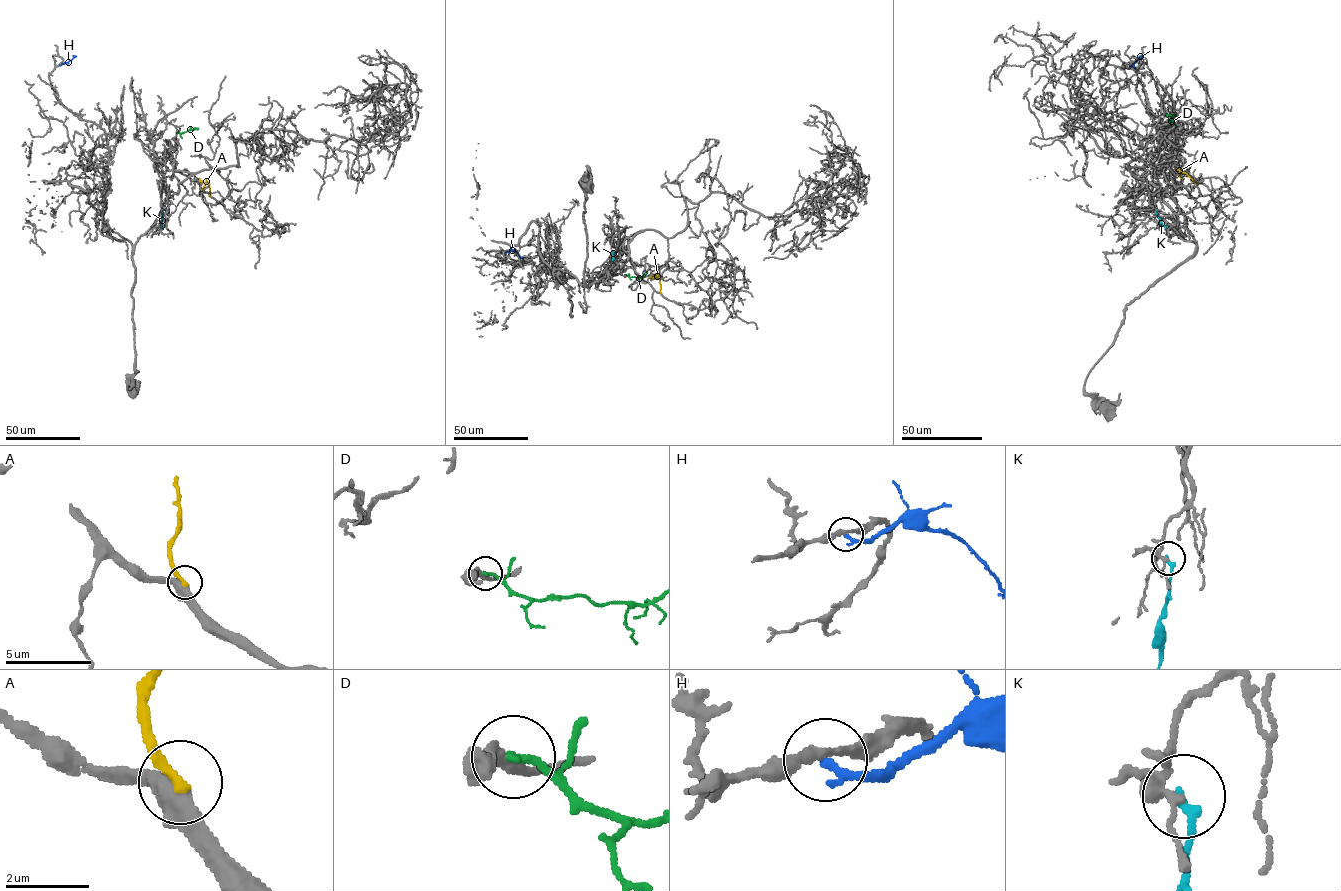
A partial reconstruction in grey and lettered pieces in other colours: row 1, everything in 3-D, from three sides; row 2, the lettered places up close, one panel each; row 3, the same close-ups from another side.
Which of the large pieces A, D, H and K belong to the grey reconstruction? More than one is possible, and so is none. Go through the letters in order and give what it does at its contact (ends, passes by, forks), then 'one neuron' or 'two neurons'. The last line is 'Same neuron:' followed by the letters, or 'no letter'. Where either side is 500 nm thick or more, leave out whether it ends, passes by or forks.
A: it ends | two neurons
D: it ends | two neurons
H: it ends | two neurons
K: it ends | two neurons
Same neuron: no letter

